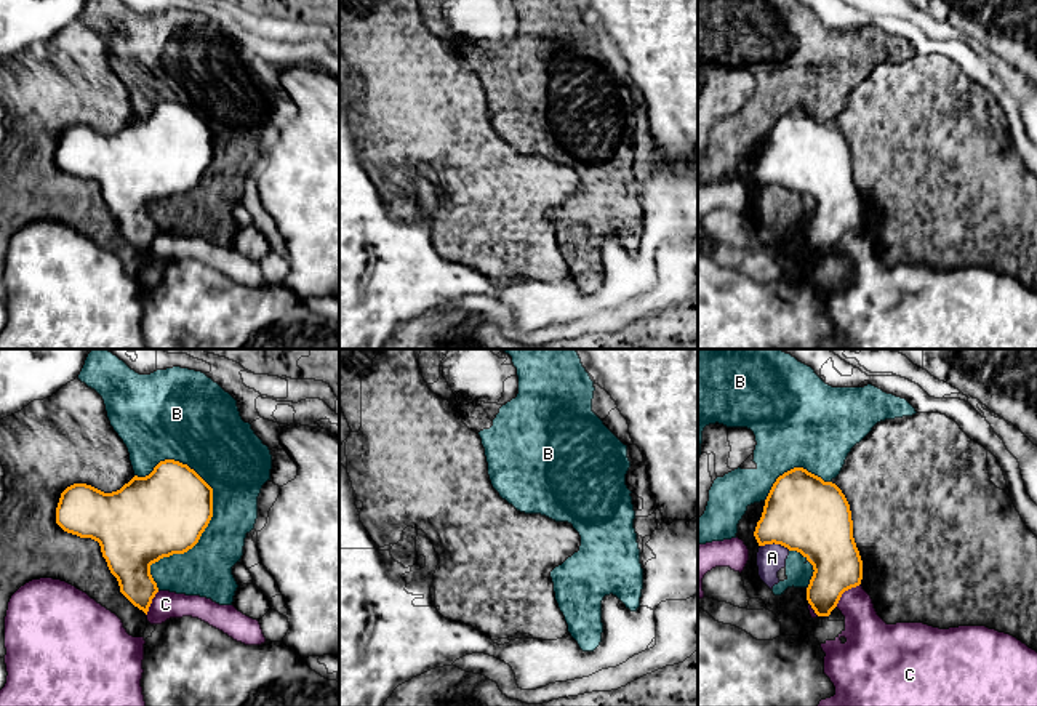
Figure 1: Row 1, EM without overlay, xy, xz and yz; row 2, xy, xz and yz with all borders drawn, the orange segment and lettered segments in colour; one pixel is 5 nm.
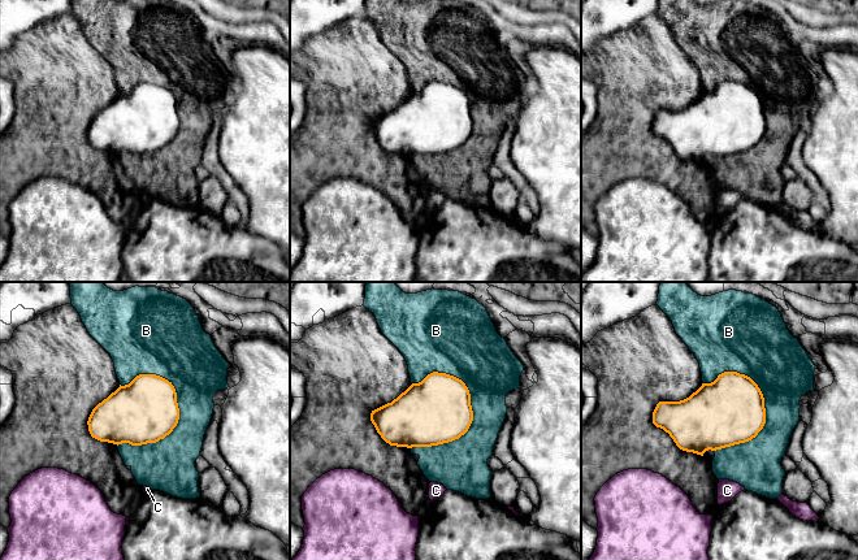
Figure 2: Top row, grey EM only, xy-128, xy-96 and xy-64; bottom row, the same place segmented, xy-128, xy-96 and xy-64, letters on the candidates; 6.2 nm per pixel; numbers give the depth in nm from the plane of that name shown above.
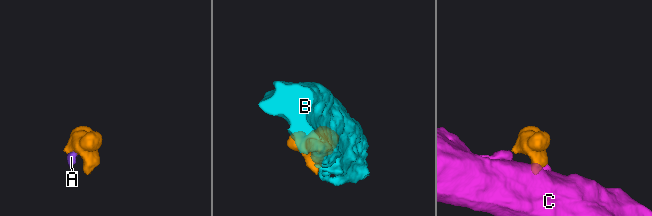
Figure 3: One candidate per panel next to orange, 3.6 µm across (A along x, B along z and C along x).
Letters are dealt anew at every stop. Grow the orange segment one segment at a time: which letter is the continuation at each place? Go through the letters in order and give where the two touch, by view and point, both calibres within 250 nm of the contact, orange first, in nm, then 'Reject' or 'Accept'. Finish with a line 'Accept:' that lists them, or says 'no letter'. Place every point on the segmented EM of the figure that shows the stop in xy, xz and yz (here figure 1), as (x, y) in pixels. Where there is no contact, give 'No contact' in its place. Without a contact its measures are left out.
A: Touches orange at yz (775, 543). Thickness 380 nm (orange) against 140 nm. Reject
B: Touches orange at xy (204, 530). Thickness 420 nm (orange) against 260 nm. Reject
C: Touches orange at yz (845, 589). Thickness 260 nm (orange) against 220 nm. Reject
Accept: no letter

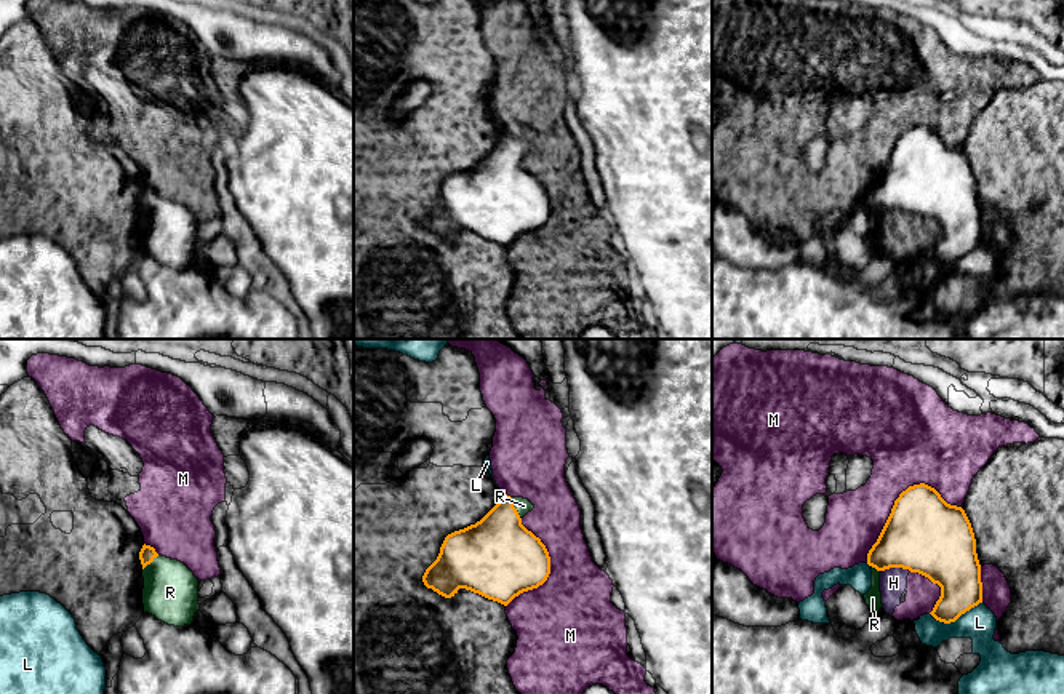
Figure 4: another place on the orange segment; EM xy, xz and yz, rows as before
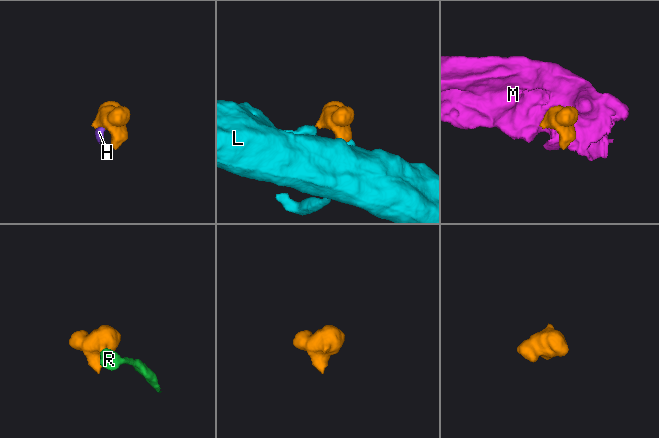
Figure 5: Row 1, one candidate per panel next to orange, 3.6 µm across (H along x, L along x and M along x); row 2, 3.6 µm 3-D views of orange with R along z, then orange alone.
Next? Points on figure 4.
H: Touches orange at yz (896, 566). Thickness 400 nm (orange) against 140 nm. Reject
L: Touches orange at yz (956, 619). Thickness 240 nm (orange) against 170 nm. Reject
M: Touches orange at yz (898, 498). Thickness 400 nm (orange) against 360 nm. Reject
R: Touches orange at xz (516, 509). Thickness 400 nm (orange) against 80 nm. Accept
Accept: R

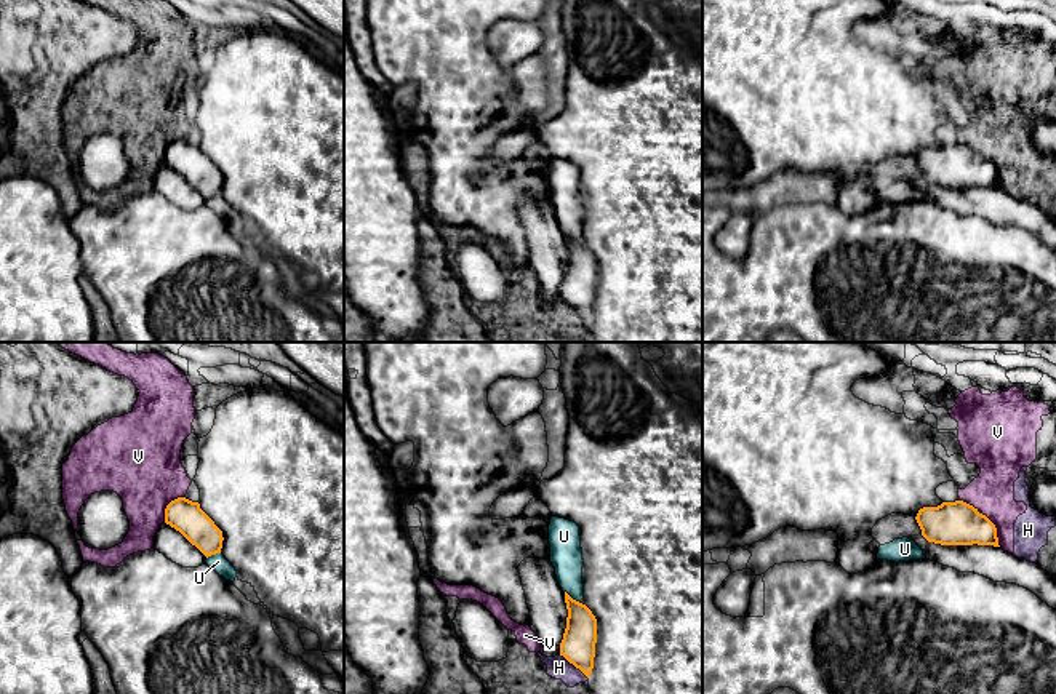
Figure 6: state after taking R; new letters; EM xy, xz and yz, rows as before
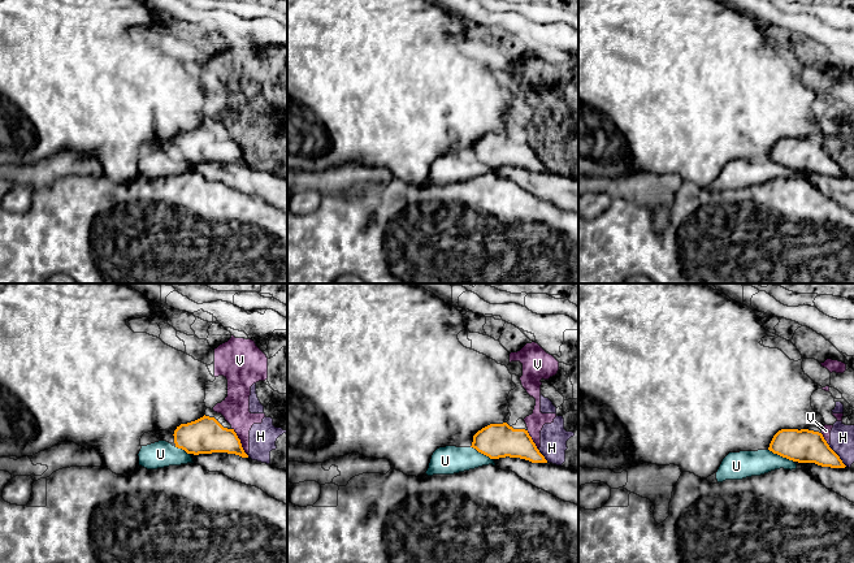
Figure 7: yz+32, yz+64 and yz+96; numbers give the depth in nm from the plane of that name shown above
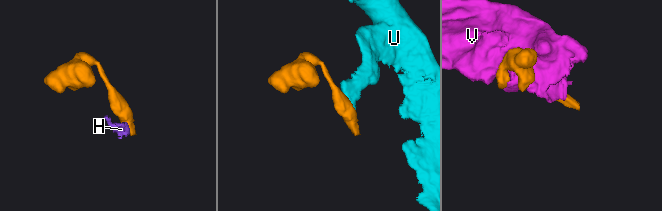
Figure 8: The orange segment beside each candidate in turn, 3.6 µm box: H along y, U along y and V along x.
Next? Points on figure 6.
H: Touches orange at xz (575, 666). Thickness 180 nm (orange) against 110 nm. Reject
U: Touches orange at xy (213, 554). Thickness 160 nm (orange) against 90 nm. Reject
V: Touches orange at xy (167, 506). Thickness 160 nm (orange) against 380 nm. Reject
Accept: no letter

